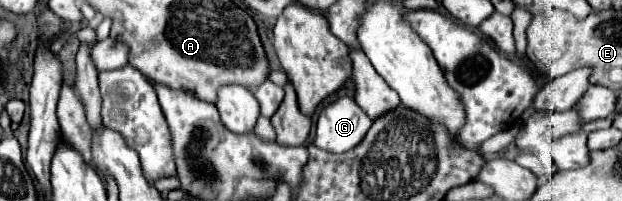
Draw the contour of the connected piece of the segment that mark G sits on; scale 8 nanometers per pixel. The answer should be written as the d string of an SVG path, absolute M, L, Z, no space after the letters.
M341 97L321 111L313 143L329 153L351 151L365 139L371 123L353 99Z

